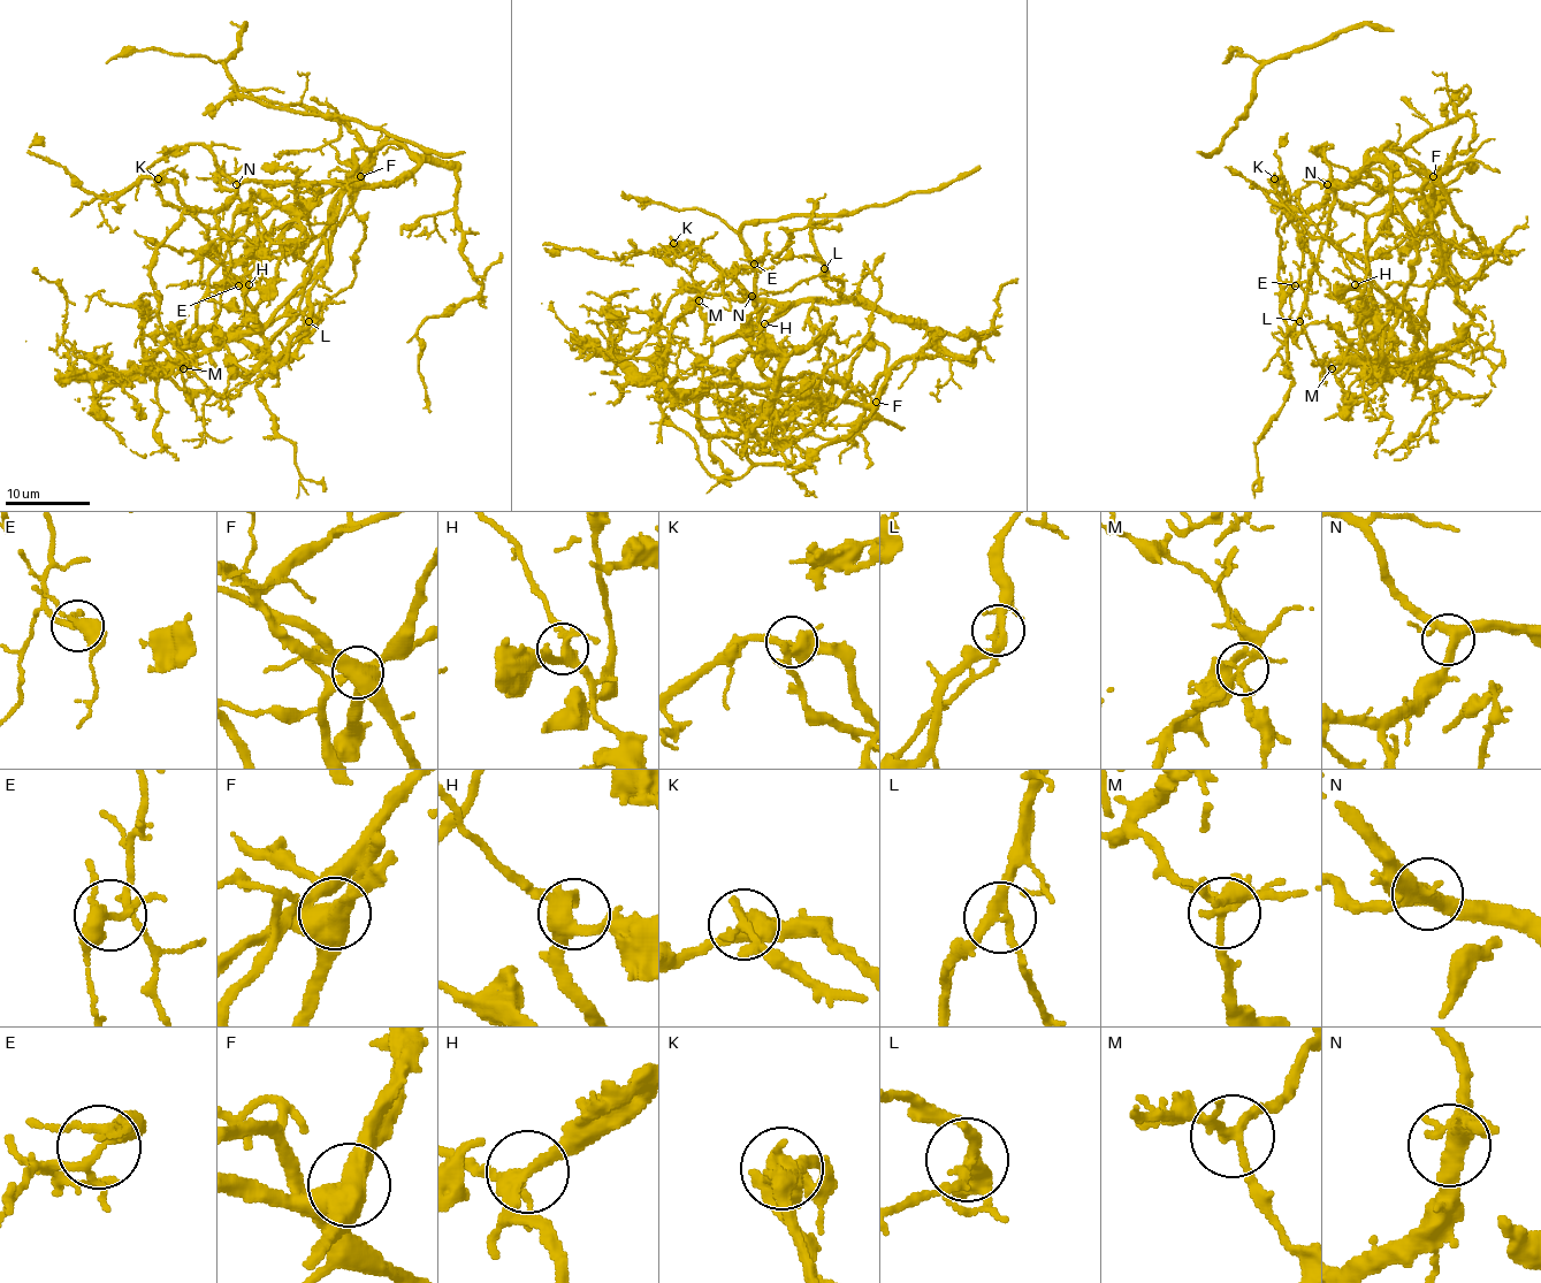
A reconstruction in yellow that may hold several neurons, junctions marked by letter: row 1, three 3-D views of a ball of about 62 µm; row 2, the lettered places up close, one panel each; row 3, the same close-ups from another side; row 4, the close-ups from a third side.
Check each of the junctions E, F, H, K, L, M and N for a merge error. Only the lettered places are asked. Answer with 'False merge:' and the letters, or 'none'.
False merge: F

